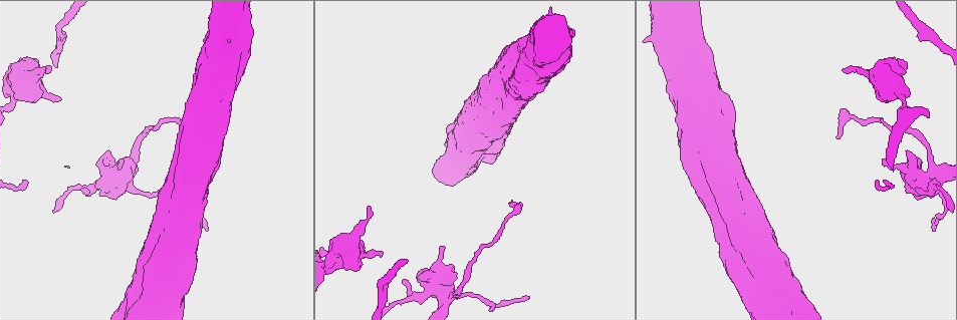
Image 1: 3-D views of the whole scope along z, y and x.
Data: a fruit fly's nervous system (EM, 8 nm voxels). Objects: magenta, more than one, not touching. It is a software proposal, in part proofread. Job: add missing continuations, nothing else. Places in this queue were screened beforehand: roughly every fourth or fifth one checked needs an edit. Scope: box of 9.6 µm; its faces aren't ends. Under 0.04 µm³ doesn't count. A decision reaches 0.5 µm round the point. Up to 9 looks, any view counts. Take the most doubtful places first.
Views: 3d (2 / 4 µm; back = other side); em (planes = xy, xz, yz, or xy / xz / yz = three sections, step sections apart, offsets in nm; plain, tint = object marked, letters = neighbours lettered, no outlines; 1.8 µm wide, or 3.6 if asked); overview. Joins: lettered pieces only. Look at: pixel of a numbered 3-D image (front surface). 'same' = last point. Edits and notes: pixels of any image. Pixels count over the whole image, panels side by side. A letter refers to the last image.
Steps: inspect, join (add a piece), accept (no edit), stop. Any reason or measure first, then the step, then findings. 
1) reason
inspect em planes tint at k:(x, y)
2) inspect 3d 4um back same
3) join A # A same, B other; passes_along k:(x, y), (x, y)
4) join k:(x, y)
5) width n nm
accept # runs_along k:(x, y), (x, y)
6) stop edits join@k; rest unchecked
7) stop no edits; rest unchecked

free end
inspect em xz step 16 letters at 1:(102, 156)

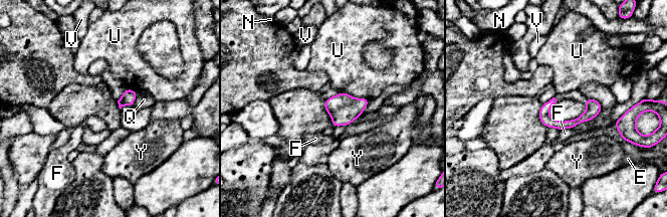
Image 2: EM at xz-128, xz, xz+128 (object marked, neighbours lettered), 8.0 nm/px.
accept # E other, F other, N other, Q other, U other, V other, Y other; none of them fits

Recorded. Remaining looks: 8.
branch stops here
inspect 3d 2um back at 1:(369, 207)

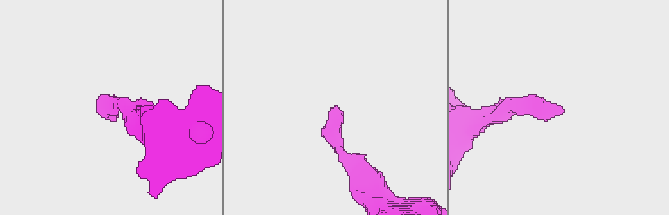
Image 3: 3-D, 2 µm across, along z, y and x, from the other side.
inspect em yz step 8 letters at 3:(114, 106)

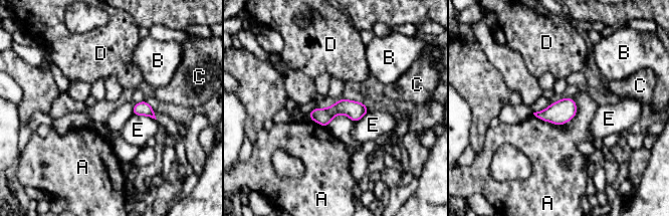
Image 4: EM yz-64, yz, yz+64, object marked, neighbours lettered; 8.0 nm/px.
cut it another way
inspect em planes letters same

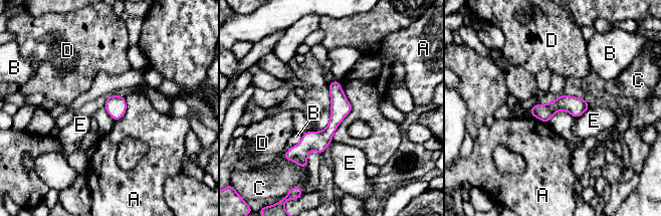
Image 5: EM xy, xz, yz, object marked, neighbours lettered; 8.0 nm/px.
width 150 nm
accept # A other, B other, C other, D other, E other; no lettered piece goes on from it

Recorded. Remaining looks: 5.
an open end
inspect em planes letters at 1:(511, 201)

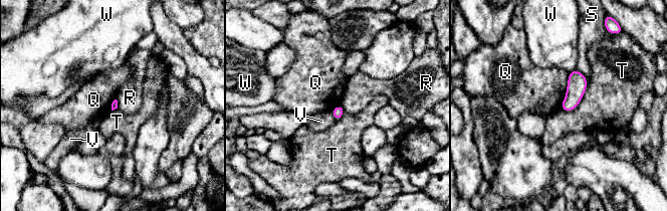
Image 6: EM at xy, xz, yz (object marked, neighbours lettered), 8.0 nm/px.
accept # Q other, R other, S other, T other, V other, W other; border 6:(570, 73), (567, 93), (561, 109); none of them fits

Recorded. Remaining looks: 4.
stop no edits; rest unchecked

